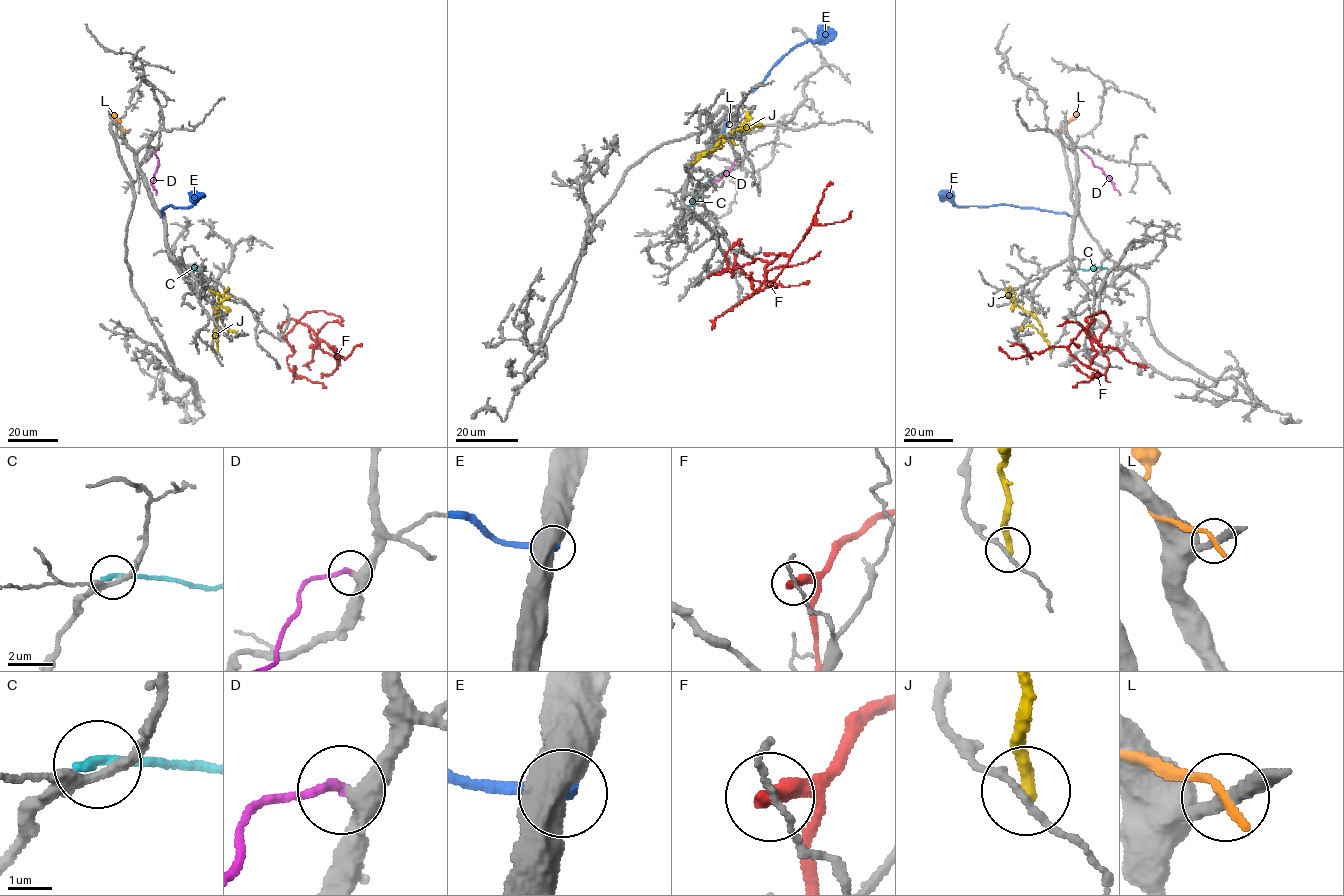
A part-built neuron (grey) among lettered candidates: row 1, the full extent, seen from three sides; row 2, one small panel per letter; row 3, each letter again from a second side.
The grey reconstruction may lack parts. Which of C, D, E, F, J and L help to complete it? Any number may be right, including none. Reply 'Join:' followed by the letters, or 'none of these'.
Join: D

